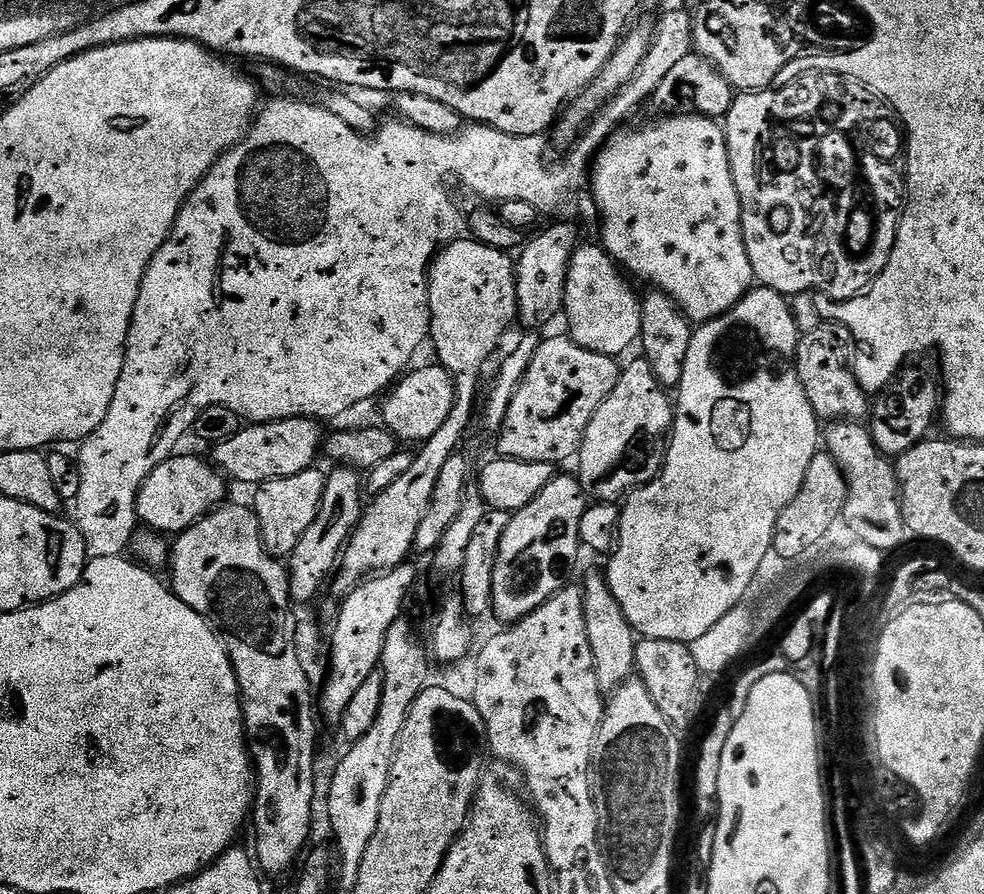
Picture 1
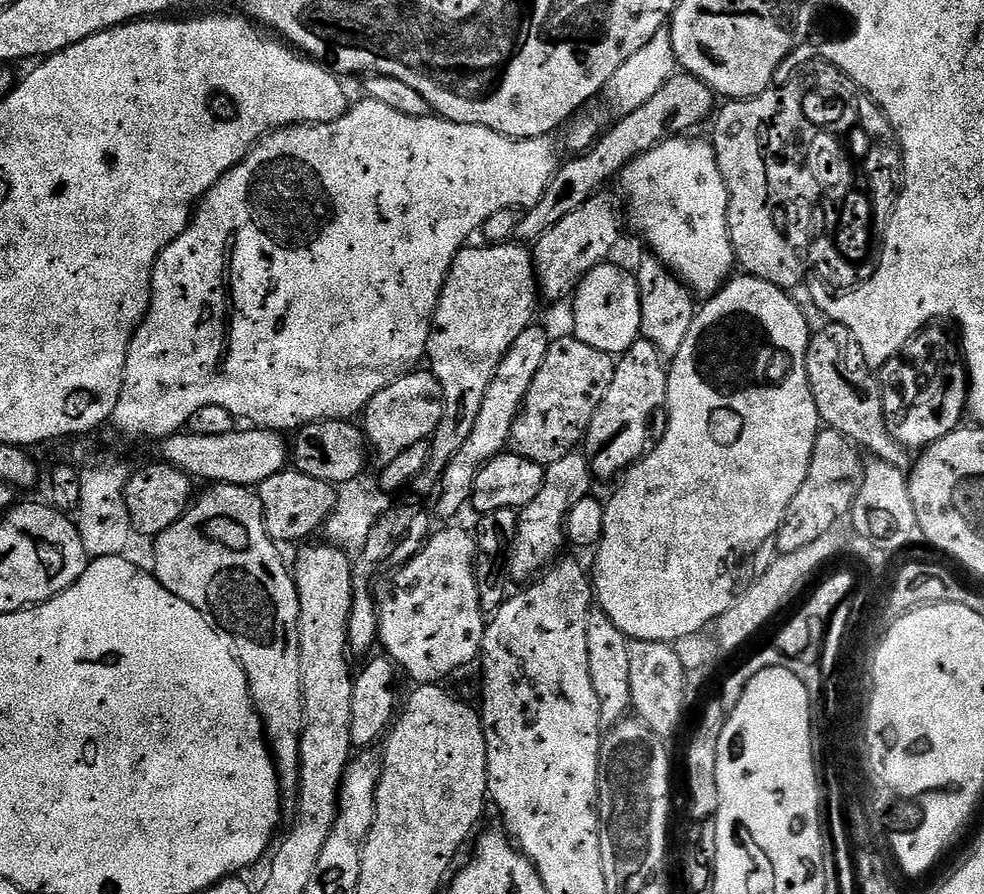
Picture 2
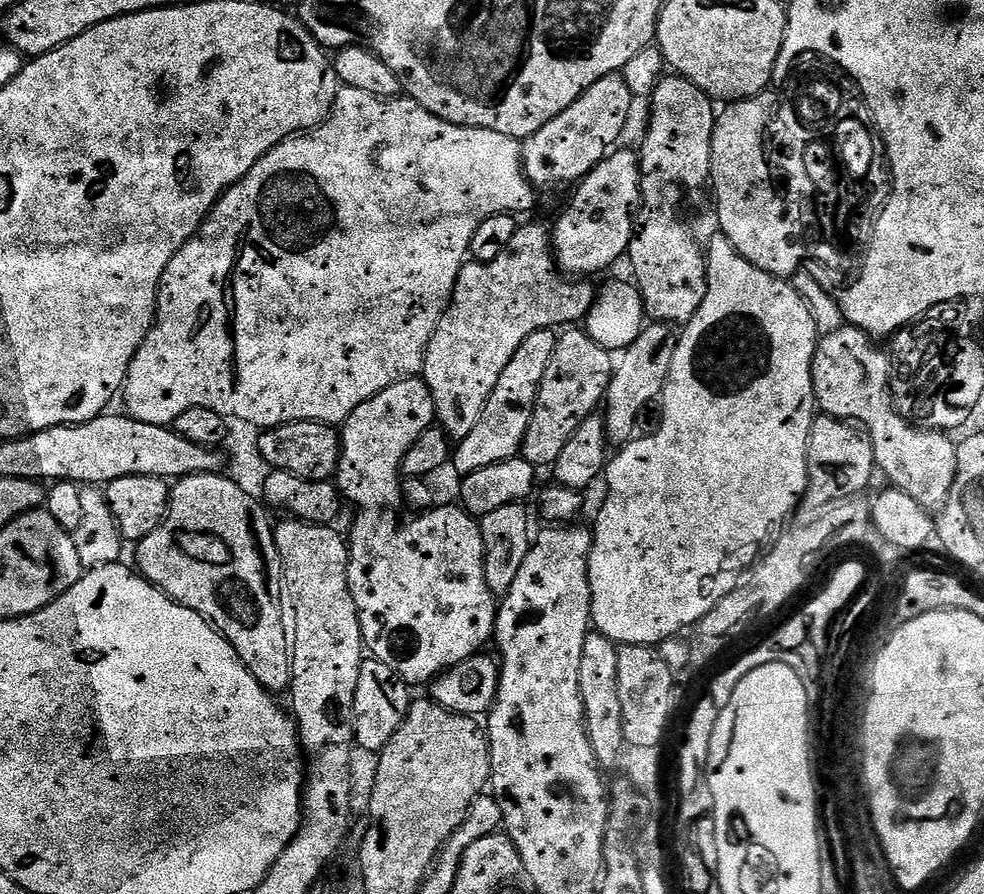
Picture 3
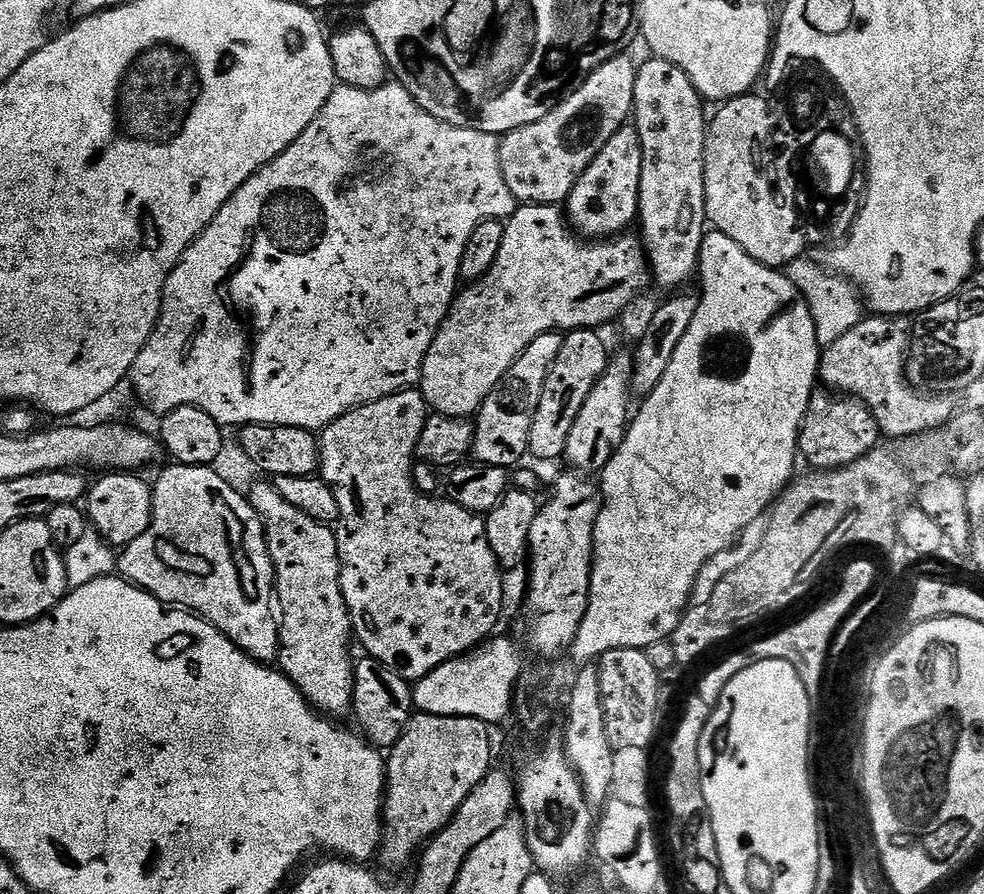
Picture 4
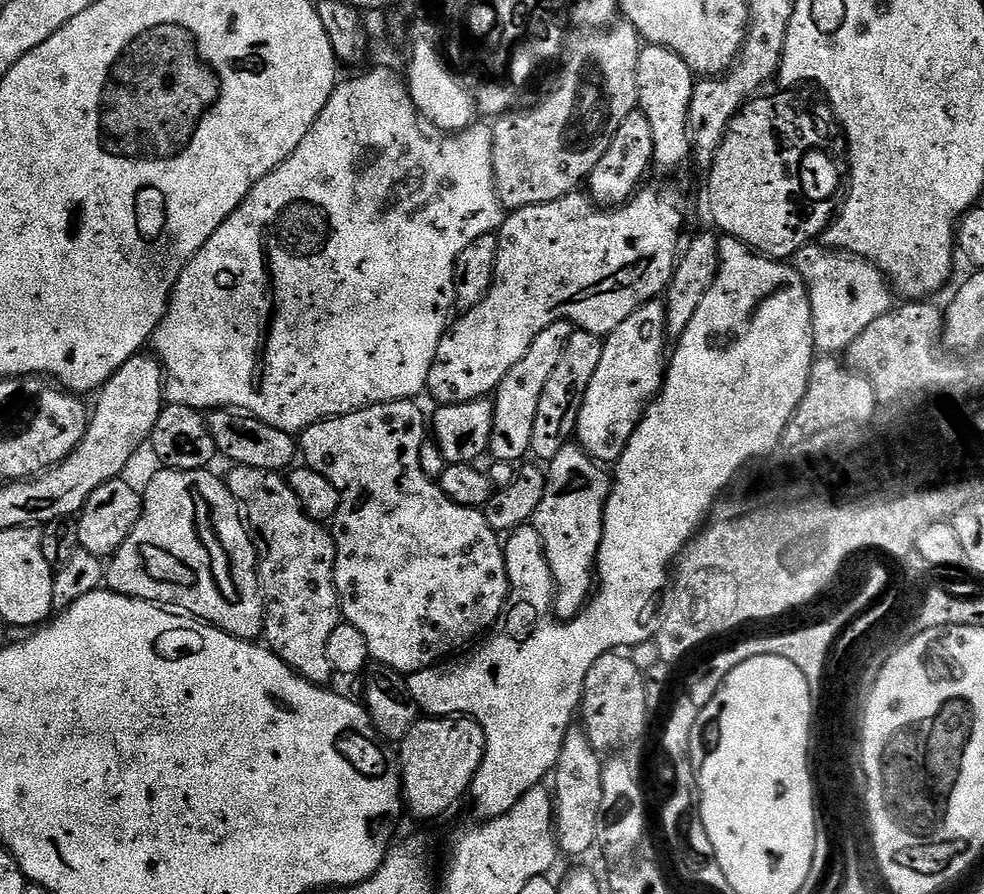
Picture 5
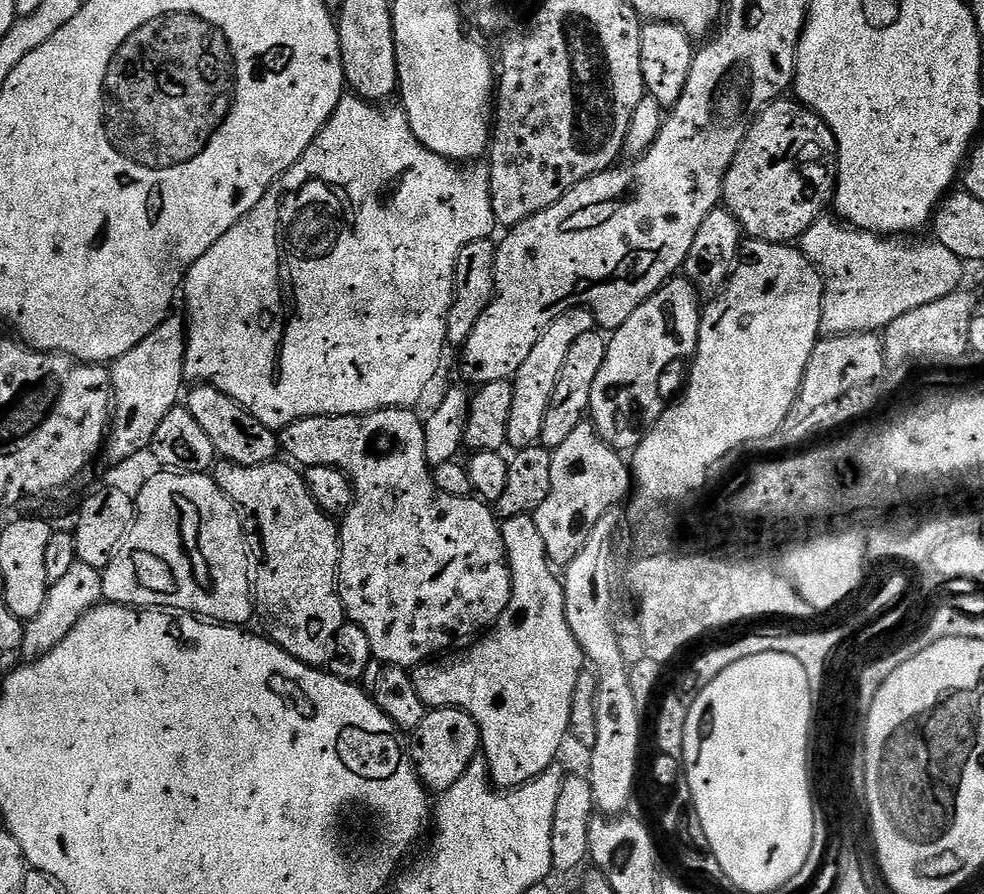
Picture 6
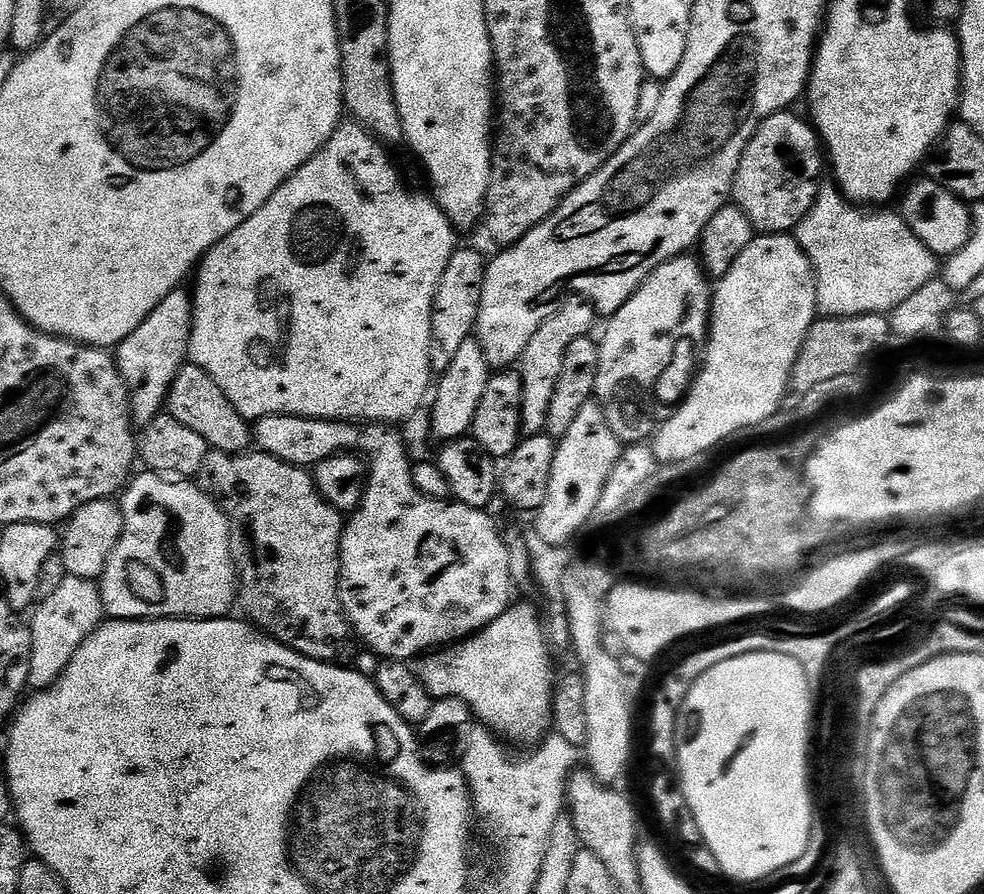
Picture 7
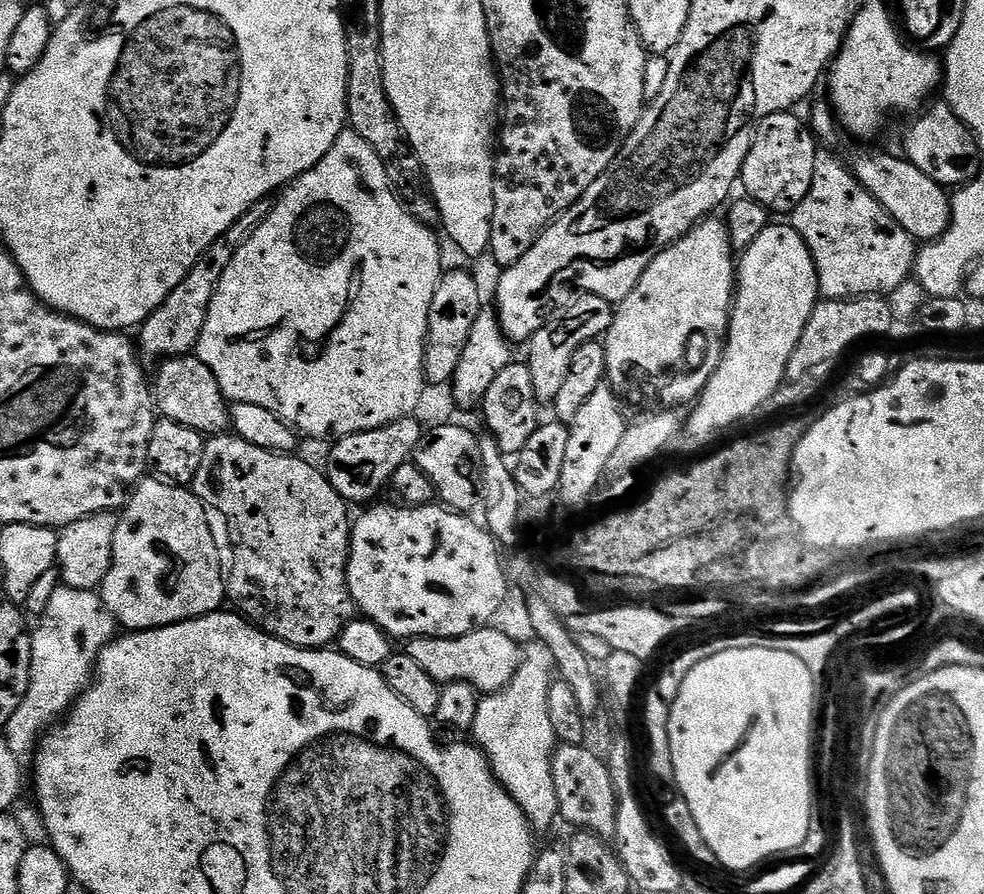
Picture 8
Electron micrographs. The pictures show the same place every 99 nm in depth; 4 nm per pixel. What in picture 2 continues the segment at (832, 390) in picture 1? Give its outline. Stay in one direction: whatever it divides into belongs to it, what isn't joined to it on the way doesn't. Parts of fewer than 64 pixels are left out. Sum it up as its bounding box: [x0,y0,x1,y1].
[806,322,909,468]

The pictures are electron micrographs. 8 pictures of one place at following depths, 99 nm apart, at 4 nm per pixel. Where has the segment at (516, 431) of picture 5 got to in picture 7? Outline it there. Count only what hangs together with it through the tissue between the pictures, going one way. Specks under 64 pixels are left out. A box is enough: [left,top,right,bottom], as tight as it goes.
[518,298,598,436]

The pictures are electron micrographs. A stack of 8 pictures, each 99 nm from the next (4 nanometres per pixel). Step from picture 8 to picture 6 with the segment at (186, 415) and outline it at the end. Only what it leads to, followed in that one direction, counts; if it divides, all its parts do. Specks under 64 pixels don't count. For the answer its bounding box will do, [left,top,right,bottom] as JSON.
[186,383,281,466]

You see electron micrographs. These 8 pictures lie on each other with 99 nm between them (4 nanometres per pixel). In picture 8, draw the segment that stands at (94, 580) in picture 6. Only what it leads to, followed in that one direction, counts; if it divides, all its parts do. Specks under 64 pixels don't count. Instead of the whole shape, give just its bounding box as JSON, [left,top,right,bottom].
[2,587,118,758]

